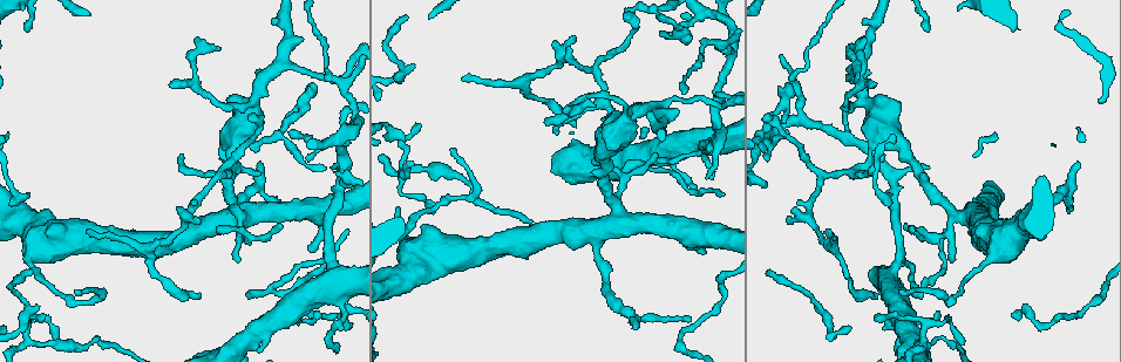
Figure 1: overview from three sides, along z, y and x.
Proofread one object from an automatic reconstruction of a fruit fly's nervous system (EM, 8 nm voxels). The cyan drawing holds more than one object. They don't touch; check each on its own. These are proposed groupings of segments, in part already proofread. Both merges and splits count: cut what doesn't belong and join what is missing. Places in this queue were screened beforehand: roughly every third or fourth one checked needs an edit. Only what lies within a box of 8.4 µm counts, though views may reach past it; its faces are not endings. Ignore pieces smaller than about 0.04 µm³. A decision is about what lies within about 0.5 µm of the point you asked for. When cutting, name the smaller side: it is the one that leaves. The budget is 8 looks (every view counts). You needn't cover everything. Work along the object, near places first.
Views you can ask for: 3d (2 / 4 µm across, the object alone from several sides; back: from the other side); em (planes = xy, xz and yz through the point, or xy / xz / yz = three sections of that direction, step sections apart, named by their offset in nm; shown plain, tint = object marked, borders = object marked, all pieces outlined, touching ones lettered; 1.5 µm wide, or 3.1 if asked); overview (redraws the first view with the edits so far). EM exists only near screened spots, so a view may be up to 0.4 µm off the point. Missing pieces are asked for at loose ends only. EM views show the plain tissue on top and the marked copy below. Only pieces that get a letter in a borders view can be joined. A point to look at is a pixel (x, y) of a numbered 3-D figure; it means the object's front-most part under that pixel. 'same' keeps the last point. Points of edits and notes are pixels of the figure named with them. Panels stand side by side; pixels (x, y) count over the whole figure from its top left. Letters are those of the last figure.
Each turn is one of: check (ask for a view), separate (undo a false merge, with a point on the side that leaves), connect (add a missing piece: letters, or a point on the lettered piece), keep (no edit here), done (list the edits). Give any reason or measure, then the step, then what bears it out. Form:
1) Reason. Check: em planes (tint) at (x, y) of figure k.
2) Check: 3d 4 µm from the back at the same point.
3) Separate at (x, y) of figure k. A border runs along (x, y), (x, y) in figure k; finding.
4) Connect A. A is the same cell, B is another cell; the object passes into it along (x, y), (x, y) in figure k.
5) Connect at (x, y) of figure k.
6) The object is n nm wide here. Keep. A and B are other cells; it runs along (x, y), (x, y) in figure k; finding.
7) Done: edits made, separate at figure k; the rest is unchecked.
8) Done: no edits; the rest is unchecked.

Thin end. Check: 3d 4 µm at (310, 249) of figure 1.

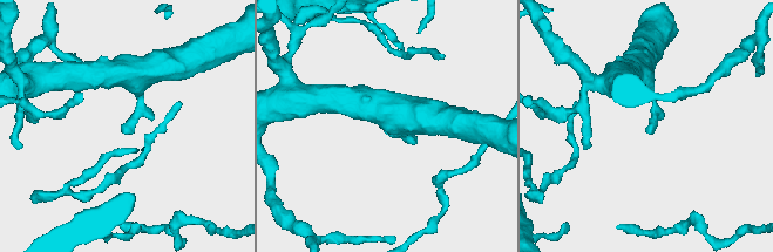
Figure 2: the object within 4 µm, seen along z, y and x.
Check: em xz step 4 (borders) at (125, 133) of figure 2.

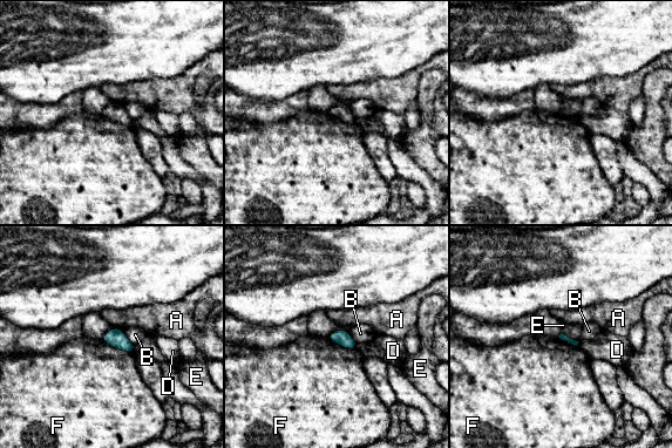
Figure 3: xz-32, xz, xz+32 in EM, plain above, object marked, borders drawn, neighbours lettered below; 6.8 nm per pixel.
Keep. A, B, D, E and F are other cells; a border runs along (101, 339), (117, 348), (134, 352) in figure 3; none of them fits.

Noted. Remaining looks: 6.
Check: 3d 2 µm at (696, 188) of figure 1.

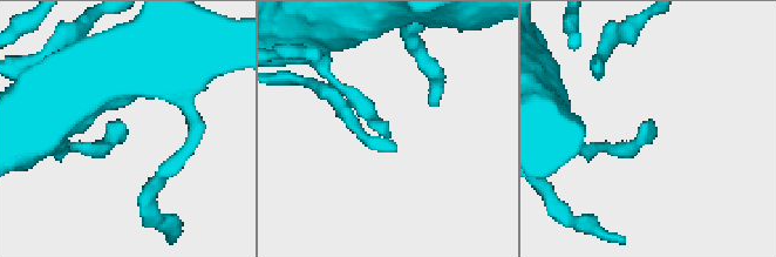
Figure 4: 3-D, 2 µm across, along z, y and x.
Need the tissue. Check: em xy step 8 (tint) at (379, 132) of figure 4.

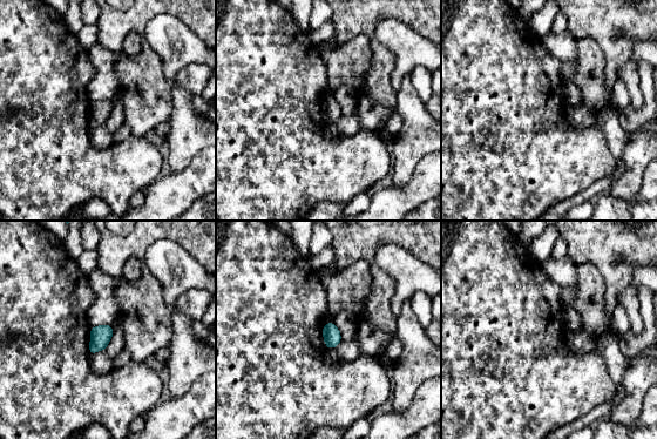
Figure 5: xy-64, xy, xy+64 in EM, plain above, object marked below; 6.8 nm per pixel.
Check: em xy step 8 (borders) at the same point.

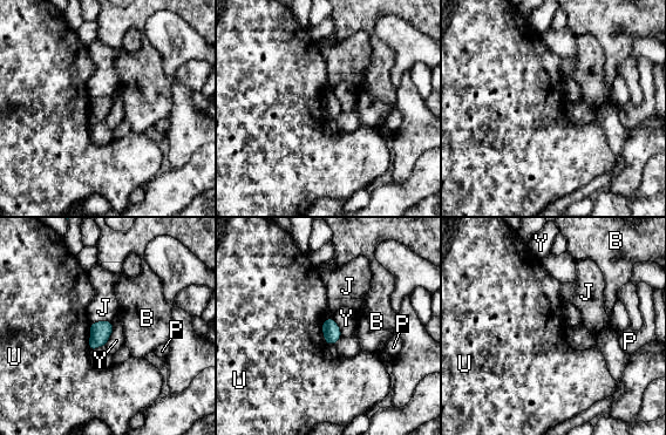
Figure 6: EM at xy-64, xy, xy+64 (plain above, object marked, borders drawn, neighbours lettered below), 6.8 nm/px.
The longest contact is with U, 190 nm. Keep. B, J, P, U and Y are other cells; a border runs along (90, 324), (89, 351) in figure 6; none of them fits.

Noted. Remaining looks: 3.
Thin end. Check: 3d 2 µm at (260, 174) of figure 1.

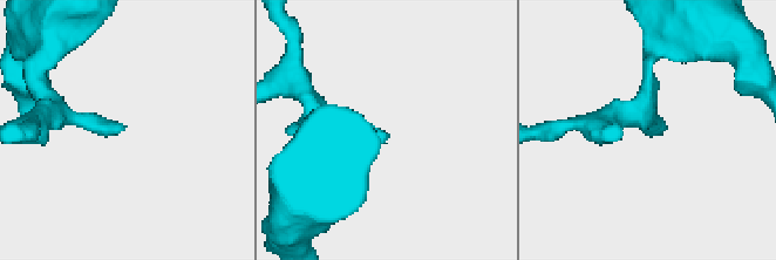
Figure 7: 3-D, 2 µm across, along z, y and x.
Now the EM. Check: em planes (borders) at (659, 132) of figure 7.

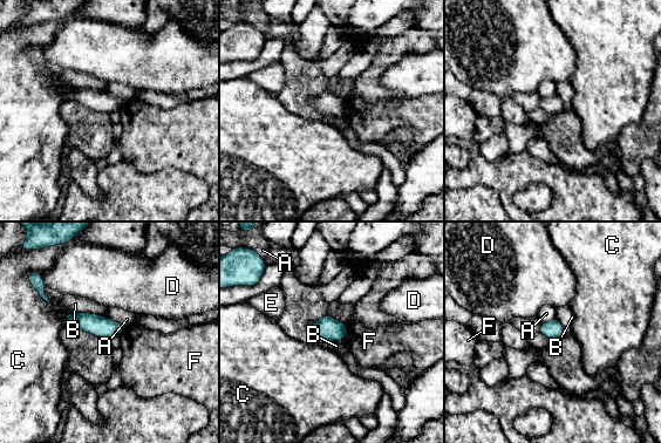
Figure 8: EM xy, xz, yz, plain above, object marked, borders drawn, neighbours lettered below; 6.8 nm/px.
The object is 130 nm wide here. Keep. A, B, C, D, E and F are other cells; a border runs along (74, 312), (94, 313), (103, 317) in figure 8; none of them fits.

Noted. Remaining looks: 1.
Thin end. Check: em planes (borders) at (419, 124) of figure 1.

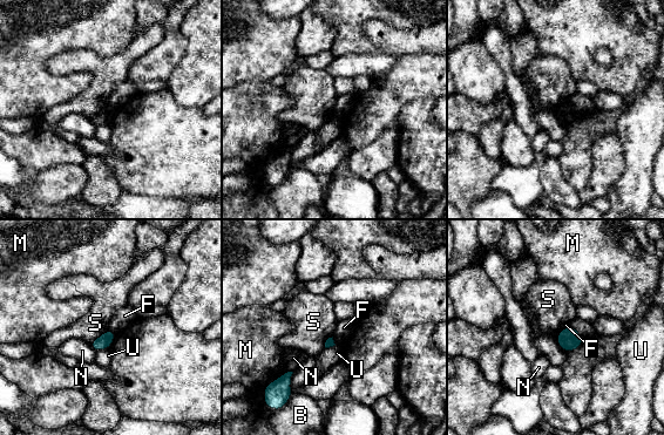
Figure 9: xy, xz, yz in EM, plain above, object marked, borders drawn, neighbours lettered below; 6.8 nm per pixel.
Keep. B, F, M, N, S and U are other cells; none of them fits.

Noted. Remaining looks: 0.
Done: no edits; the rest is unchecked.

